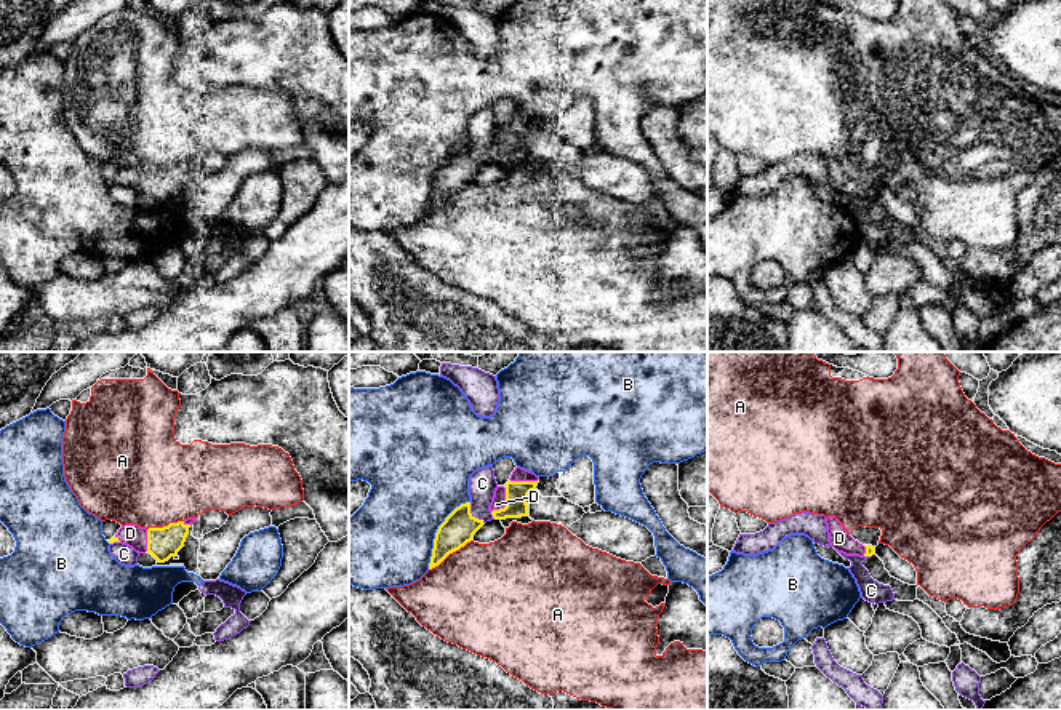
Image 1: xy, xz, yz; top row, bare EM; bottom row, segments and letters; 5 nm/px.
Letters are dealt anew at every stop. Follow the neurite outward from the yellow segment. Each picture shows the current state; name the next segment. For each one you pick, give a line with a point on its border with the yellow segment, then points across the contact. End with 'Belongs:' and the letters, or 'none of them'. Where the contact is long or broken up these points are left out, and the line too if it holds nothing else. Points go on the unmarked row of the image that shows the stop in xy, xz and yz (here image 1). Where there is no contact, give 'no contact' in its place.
D: xz (506, 146)
Belongs: D

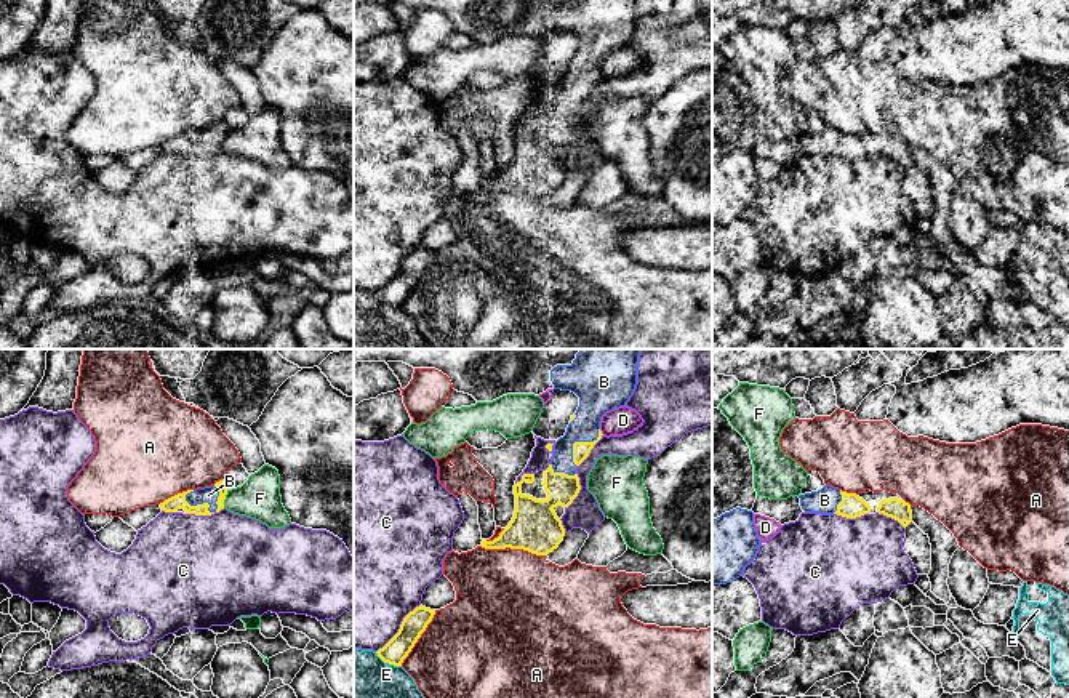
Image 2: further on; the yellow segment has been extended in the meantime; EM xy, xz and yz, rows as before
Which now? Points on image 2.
B: xy (202, 146)
Belongs: B

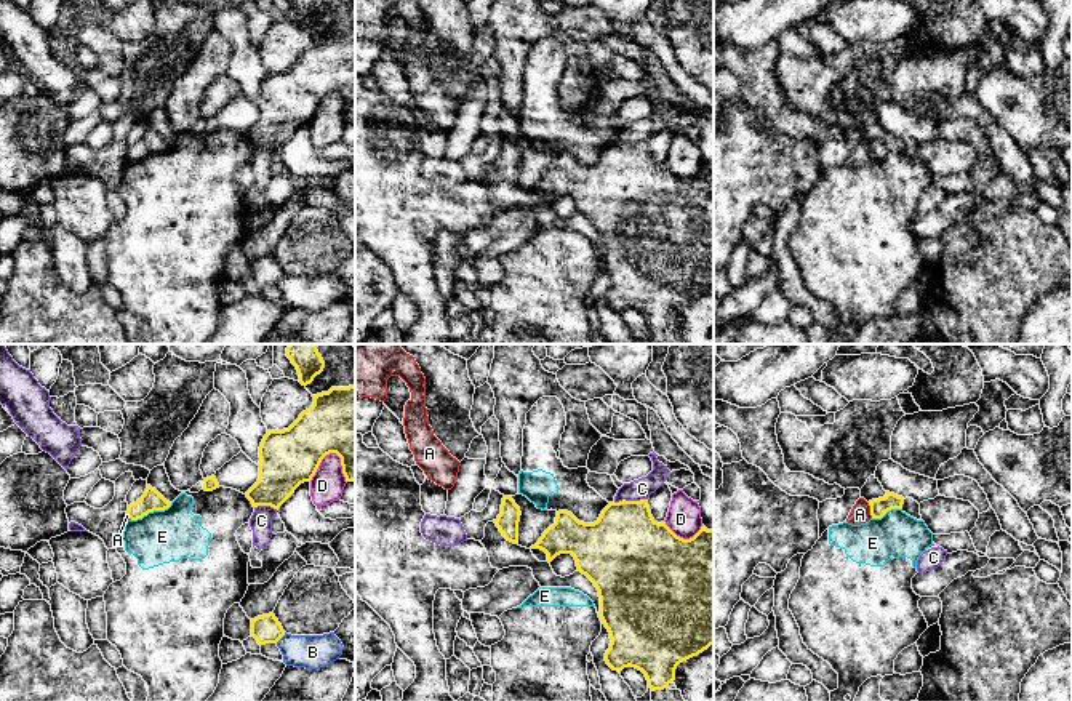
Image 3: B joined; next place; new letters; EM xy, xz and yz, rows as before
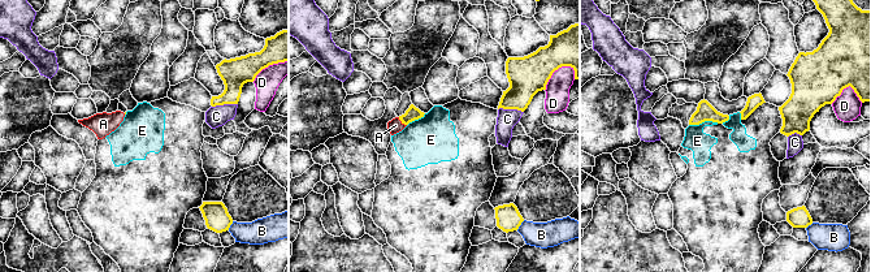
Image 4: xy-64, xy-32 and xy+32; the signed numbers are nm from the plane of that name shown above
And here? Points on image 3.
A: yz (871, 152) | across yz (879, 149), (871, 152), (860, 156)
Belongs: A

